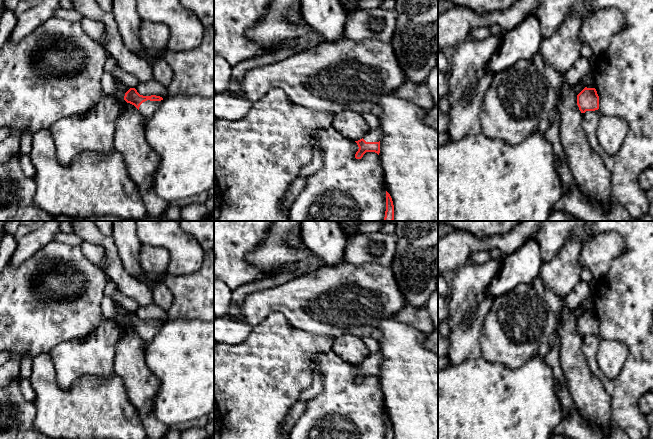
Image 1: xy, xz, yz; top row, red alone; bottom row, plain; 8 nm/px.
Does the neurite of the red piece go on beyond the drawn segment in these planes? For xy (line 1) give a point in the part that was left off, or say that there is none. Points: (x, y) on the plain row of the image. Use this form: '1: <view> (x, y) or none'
1: xy (148, 332)

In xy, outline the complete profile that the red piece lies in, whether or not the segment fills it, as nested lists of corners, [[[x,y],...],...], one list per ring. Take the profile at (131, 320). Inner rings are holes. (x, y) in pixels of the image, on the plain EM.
[[[130,312],[124,320],[127,327],[134,329],[145,343],[149,343],[159,332],[163,322],[156,319],[140,319],[135,312]]]

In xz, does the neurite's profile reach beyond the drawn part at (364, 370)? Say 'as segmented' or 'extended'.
extended

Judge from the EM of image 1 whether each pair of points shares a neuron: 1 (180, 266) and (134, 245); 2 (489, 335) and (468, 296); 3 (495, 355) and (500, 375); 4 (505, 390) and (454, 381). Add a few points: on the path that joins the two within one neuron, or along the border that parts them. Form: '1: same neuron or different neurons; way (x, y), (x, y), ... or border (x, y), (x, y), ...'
1: different neurons; border (135, 231), (138, 240), (142, 244)
2: different neurons; border (493, 303), (485, 317), (480, 336), (480, 347)
3: different neurons; border (481, 356), (510, 368), (520, 367)
4: same neuron; way (492, 390), (467, 390)

